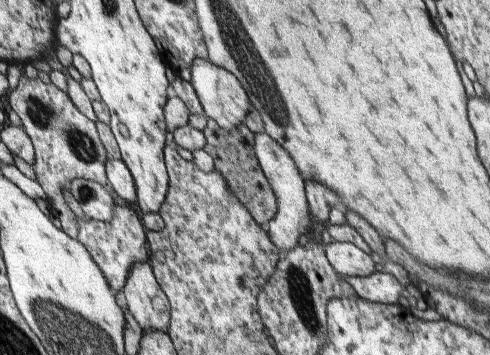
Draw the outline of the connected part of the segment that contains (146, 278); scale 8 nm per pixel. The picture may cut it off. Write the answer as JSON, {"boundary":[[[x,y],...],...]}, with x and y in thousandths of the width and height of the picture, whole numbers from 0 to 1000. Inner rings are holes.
{"boundary":[[[304,735],[269,744],[249,828],[259,839],[269,890],[294,932],[322,927],[341,935],[349,907],[349,848],[318,789]]]}

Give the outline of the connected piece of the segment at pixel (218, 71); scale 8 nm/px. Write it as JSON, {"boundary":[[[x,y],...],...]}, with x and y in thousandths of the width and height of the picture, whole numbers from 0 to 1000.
{"boundary":[[[406,166],[392,180],[388,231],[404,265],[422,332],[445,346],[449,361],[473,369],[486,349],[494,349],[510,310],[510,282],[504,254],[488,220],[465,194],[439,183],[424,166]]]}

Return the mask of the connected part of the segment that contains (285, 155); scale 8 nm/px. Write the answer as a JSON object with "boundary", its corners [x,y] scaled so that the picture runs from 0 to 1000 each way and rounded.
{"boundary":[[[547,375],[520,377],[518,417],[529,465],[565,558],[565,600],[543,631],[543,651],[569,699],[571,713],[586,713],[610,690],[608,676],[612,676],[616,659],[633,665],[637,651],[635,631],[639,620],[635,617],[631,569],[622,544],[622,507],[592,431]]]}

